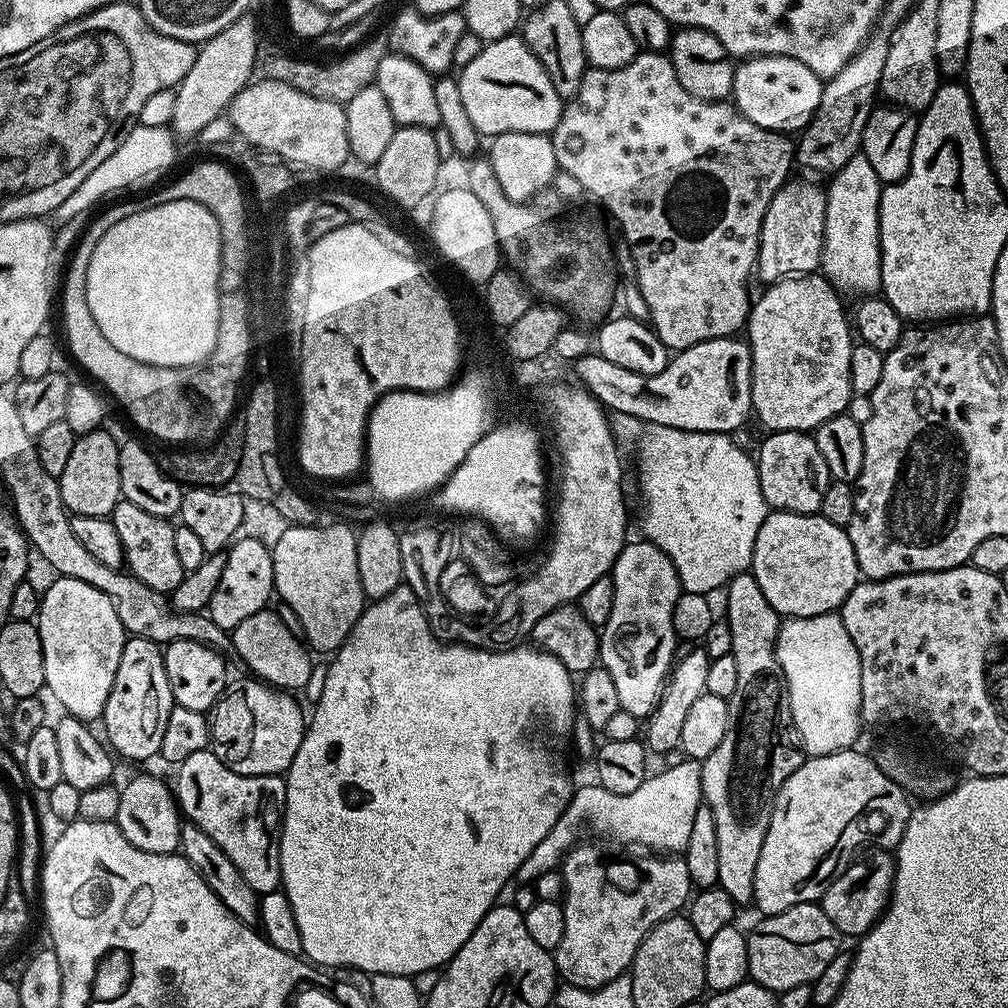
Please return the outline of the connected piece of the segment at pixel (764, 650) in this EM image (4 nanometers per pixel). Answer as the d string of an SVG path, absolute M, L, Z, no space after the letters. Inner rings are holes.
M751 574L735 576L736 581L736 632L732 635L730 655L738 662L738 690L734 690L728 701L730 722L722 746L710 754L701 766L701 790L703 803L714 814L714 826L718 826L718 887L726 890L737 906L753 903L754 876L758 866L758 856L762 854L762 842L766 842L766 830L770 826L772 804L778 790L798 766L806 759L804 745L792 717L792 707L788 697L788 683L784 671L776 657L777 637L780 635L782 617L766 602L762 586Z

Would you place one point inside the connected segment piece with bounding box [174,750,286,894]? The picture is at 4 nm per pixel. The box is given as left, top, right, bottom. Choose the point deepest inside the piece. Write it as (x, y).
(243, 814)

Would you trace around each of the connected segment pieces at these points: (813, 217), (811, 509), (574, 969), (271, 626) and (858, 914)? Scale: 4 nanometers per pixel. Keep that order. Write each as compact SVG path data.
M795 178L789 179L776 191L766 210L766 218L760 231L758 276L764 282L775 282L786 276L812 274L821 267L824 258L827 201L823 187L815 188L814 185Z
M772 432L769 437L758 455L760 485L769 509L807 516L819 513L830 477L815 439L806 432Z
M577 843L562 861L566 934L554 959L559 979L576 988L601 988L632 967L638 946L658 922L677 915L694 892L682 858L640 854L637 860L604 860L592 844Z
M265 610L258 614L250 614L250 618L246 618L246 622L231 629L231 647L234 652L236 648L237 654L248 663L248 668L252 671L249 673L255 674L263 683L277 690L304 688L312 676L312 660L308 657L309 649L295 631L292 633L284 625L283 618L272 611Z
M880 852L868 864L864 876L855 872L855 867L848 867L837 880L833 880L831 886L822 897L822 907L826 918L834 922L834 926L840 931L841 937L859 938L876 925L877 920L884 915L892 895L892 886L896 881L896 861L891 855Z

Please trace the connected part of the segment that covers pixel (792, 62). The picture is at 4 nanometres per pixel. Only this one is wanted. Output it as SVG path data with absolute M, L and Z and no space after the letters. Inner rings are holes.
M753 56L735 65L730 100L750 122L771 132L793 134L811 124L820 105L821 91L821 77L815 76L802 62L789 56Z

